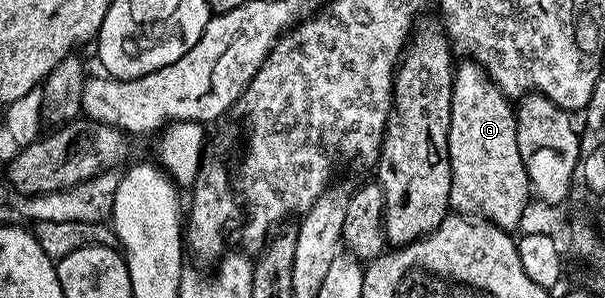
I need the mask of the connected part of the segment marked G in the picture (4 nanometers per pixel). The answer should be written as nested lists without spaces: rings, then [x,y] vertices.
[[[471,59],[461,60],[455,66],[448,158],[452,172],[449,206],[464,215],[479,215],[500,229],[515,230],[515,225],[523,219],[524,212],[528,209],[528,197],[530,198],[528,172],[522,163],[522,151],[518,151],[516,109],[513,102],[489,79],[485,69]]]

